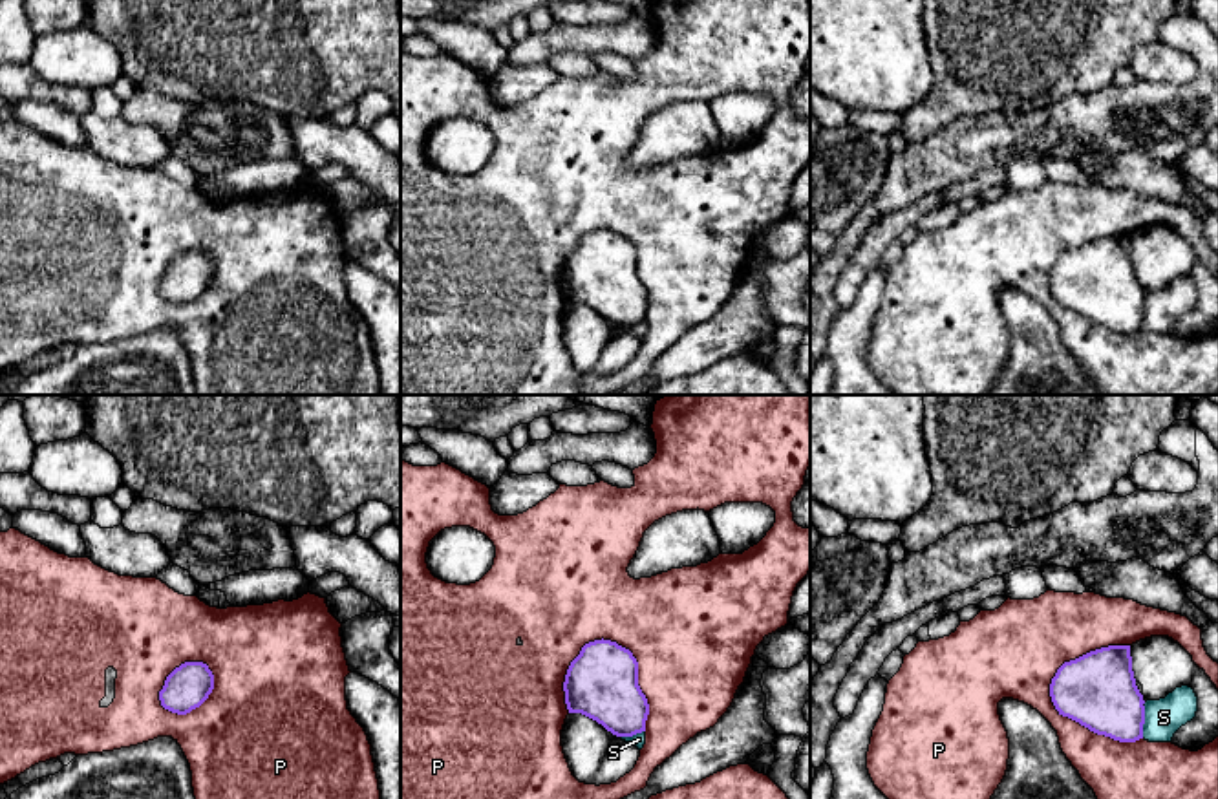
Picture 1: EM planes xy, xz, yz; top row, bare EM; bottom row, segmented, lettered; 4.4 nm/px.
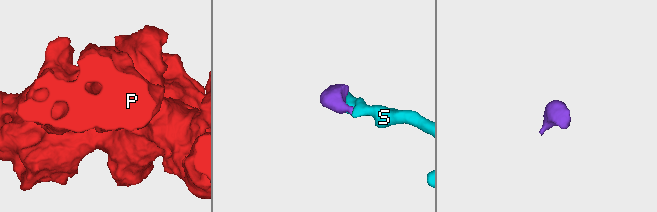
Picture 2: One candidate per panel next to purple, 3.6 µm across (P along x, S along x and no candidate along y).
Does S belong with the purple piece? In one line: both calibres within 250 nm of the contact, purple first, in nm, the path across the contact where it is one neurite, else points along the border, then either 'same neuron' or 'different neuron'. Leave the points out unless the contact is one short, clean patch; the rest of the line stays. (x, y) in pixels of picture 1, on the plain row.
340 nm thick on the purple side, 170 nm on the other; same neuron

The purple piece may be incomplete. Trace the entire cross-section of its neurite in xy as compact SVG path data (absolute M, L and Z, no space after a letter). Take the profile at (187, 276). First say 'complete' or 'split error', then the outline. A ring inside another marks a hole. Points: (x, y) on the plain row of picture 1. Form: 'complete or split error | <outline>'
complete | M185 252L176 258L159 282L161 296L172 304L187 305L199 298L214 280L214 265L203 252Z

